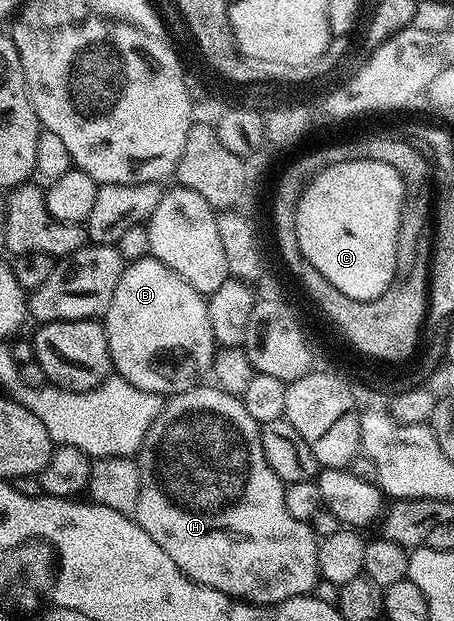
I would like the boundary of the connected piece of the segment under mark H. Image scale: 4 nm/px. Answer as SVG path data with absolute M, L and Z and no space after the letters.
M212 383L204 384L197 384L184 393L169 396L163 402L160 414L156 416L154 423L150 423L138 454L140 490L134 519L140 524L142 531L146 531L146 535L150 535L150 539L154 539L154 543L158 543L158 547L162 547L162 551L166 551L166 555L170 555L170 559L178 563L180 570L190 580L222 591L227 597L235 597L237 601L246 601L249 605L277 605L291 597L311 594L317 581L321 580L318 571L318 538L309 522L293 519L290 511L286 511L285 484L278 479L278 475L274 475L274 471L270 471L270 463L266 463L266 455L262 455L261 425L250 419L250 411L246 411L243 400L237 394L217 389Z

